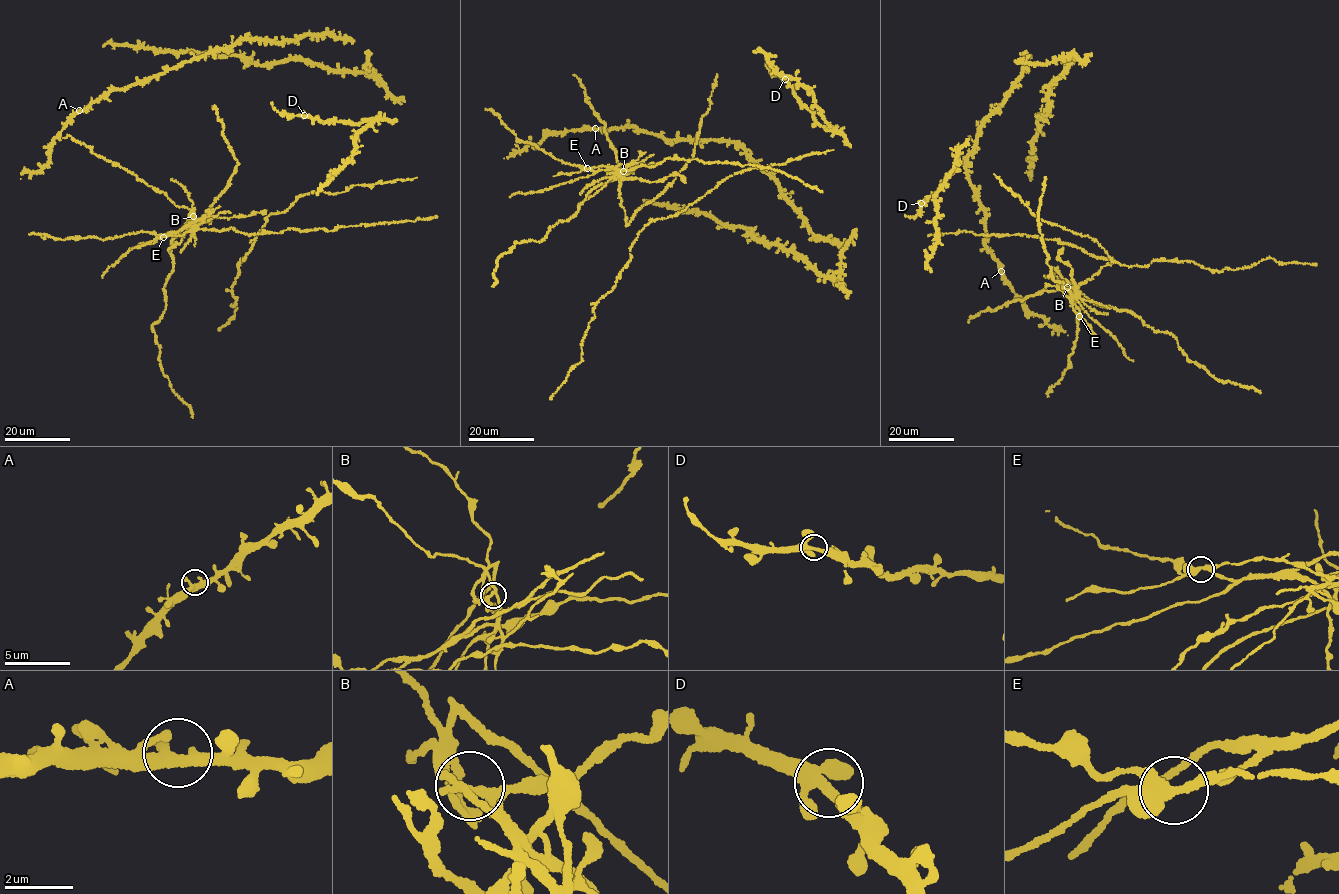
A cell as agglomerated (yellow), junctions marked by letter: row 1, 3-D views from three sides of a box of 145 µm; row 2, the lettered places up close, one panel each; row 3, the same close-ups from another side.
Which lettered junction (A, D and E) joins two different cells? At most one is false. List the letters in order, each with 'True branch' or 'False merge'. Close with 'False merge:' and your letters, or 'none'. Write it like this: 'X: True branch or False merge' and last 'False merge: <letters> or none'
A: True branch
D: True branch
E: False merge
False merge: E

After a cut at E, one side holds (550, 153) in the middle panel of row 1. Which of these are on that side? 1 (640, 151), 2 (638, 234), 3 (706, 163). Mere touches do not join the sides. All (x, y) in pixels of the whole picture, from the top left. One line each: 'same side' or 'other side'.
1: other side
2: same side
3: same side

